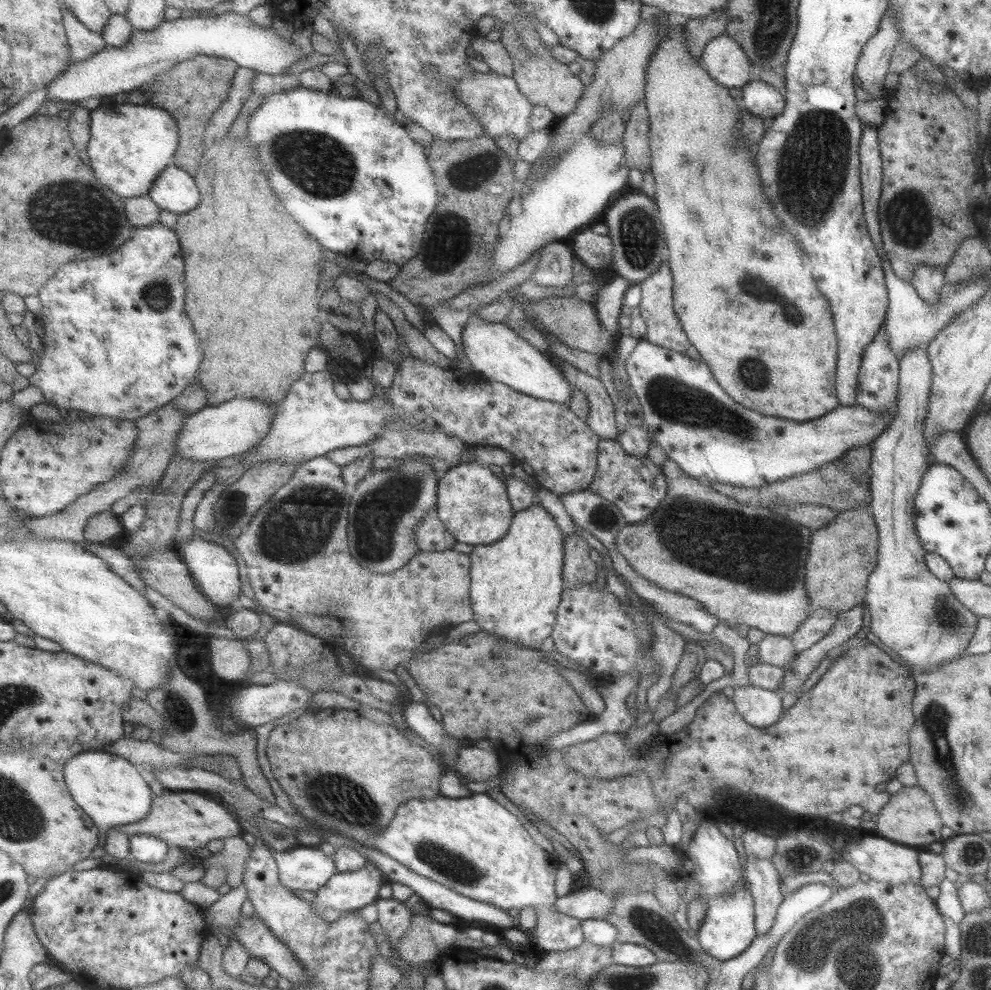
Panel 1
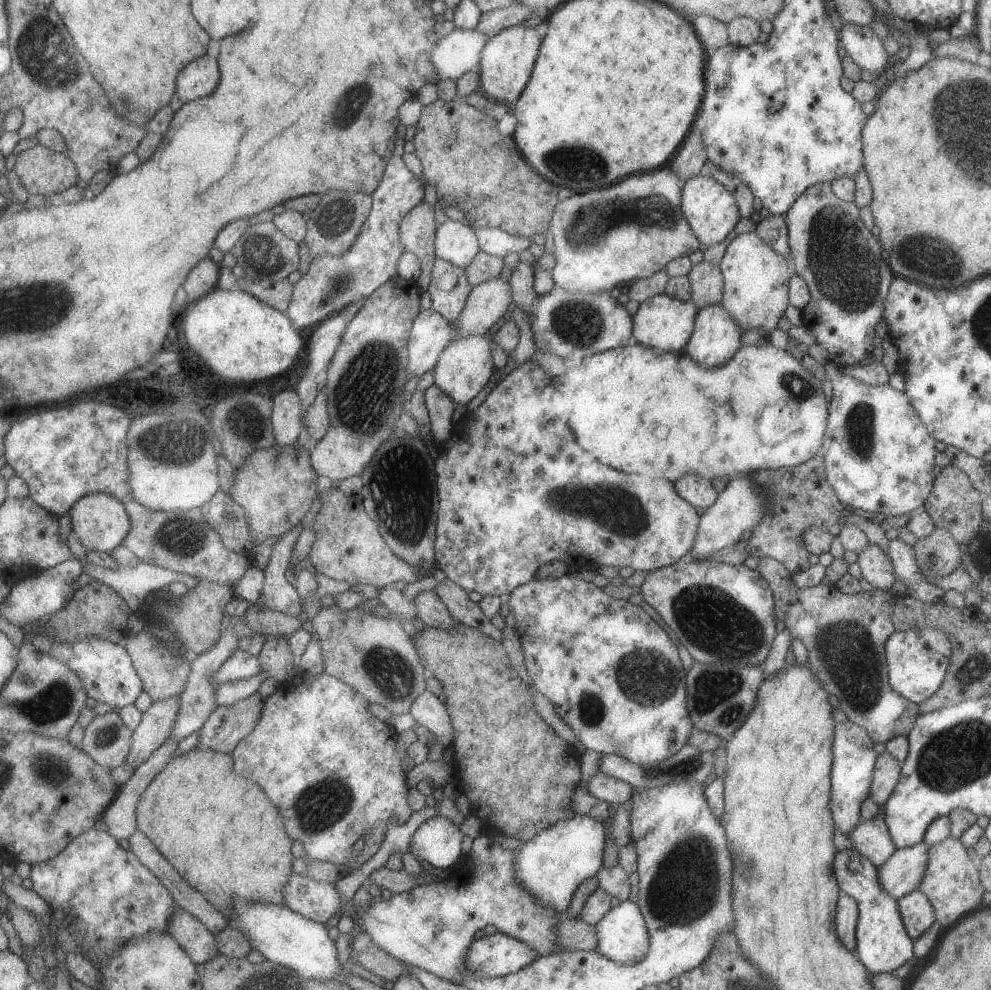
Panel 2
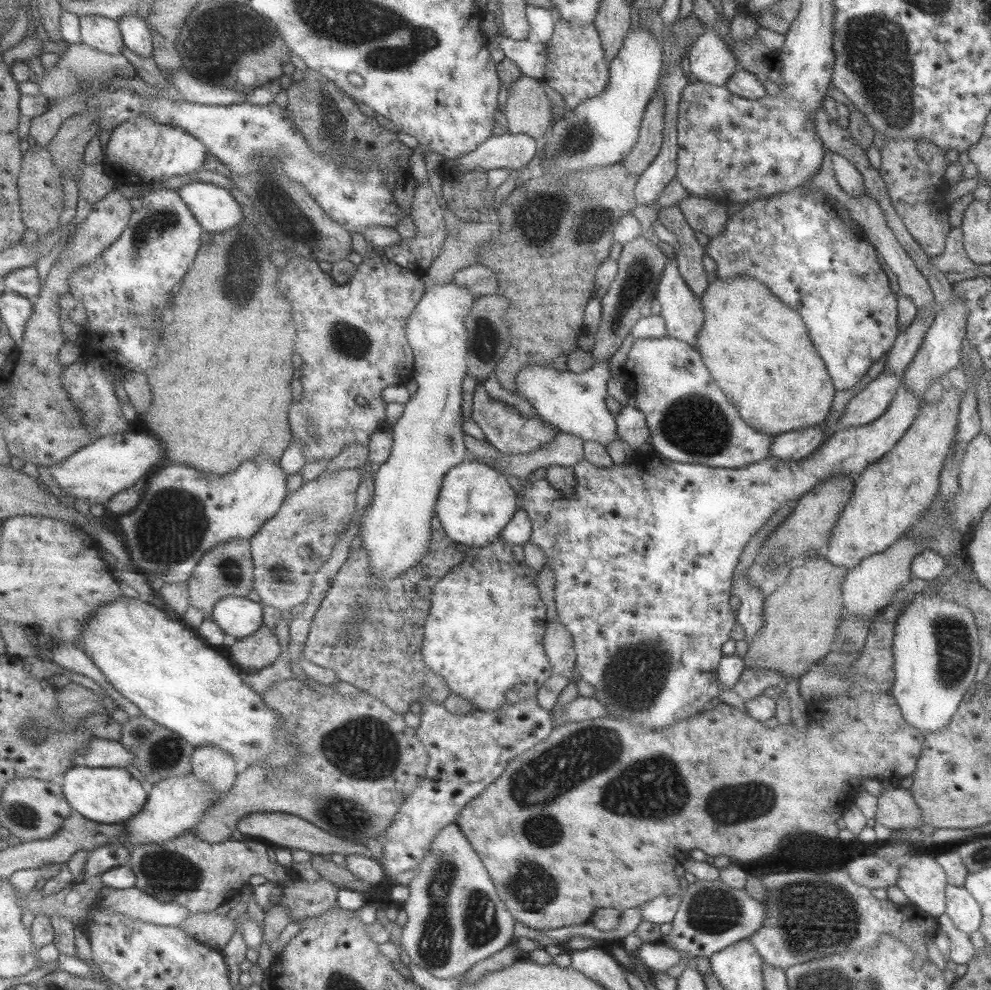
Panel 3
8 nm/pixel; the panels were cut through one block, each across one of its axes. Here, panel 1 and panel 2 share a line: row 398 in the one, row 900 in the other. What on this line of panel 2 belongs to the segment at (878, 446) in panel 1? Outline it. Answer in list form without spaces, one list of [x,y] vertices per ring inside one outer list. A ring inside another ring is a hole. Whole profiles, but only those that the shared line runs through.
[[[920,891],[901,896],[896,902],[905,933],[911,941],[915,941],[933,924],[933,908]]]

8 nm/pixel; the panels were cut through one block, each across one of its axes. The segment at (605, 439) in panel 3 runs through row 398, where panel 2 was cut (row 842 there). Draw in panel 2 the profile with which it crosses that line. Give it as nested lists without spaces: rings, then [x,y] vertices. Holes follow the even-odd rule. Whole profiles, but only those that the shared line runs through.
[[[576,815],[573,820],[561,821],[515,849],[517,878],[535,898],[535,902],[539,900],[560,915],[567,914],[571,900],[583,880],[596,875],[602,868],[606,838],[603,824],[604,822],[595,821],[589,816]]]

